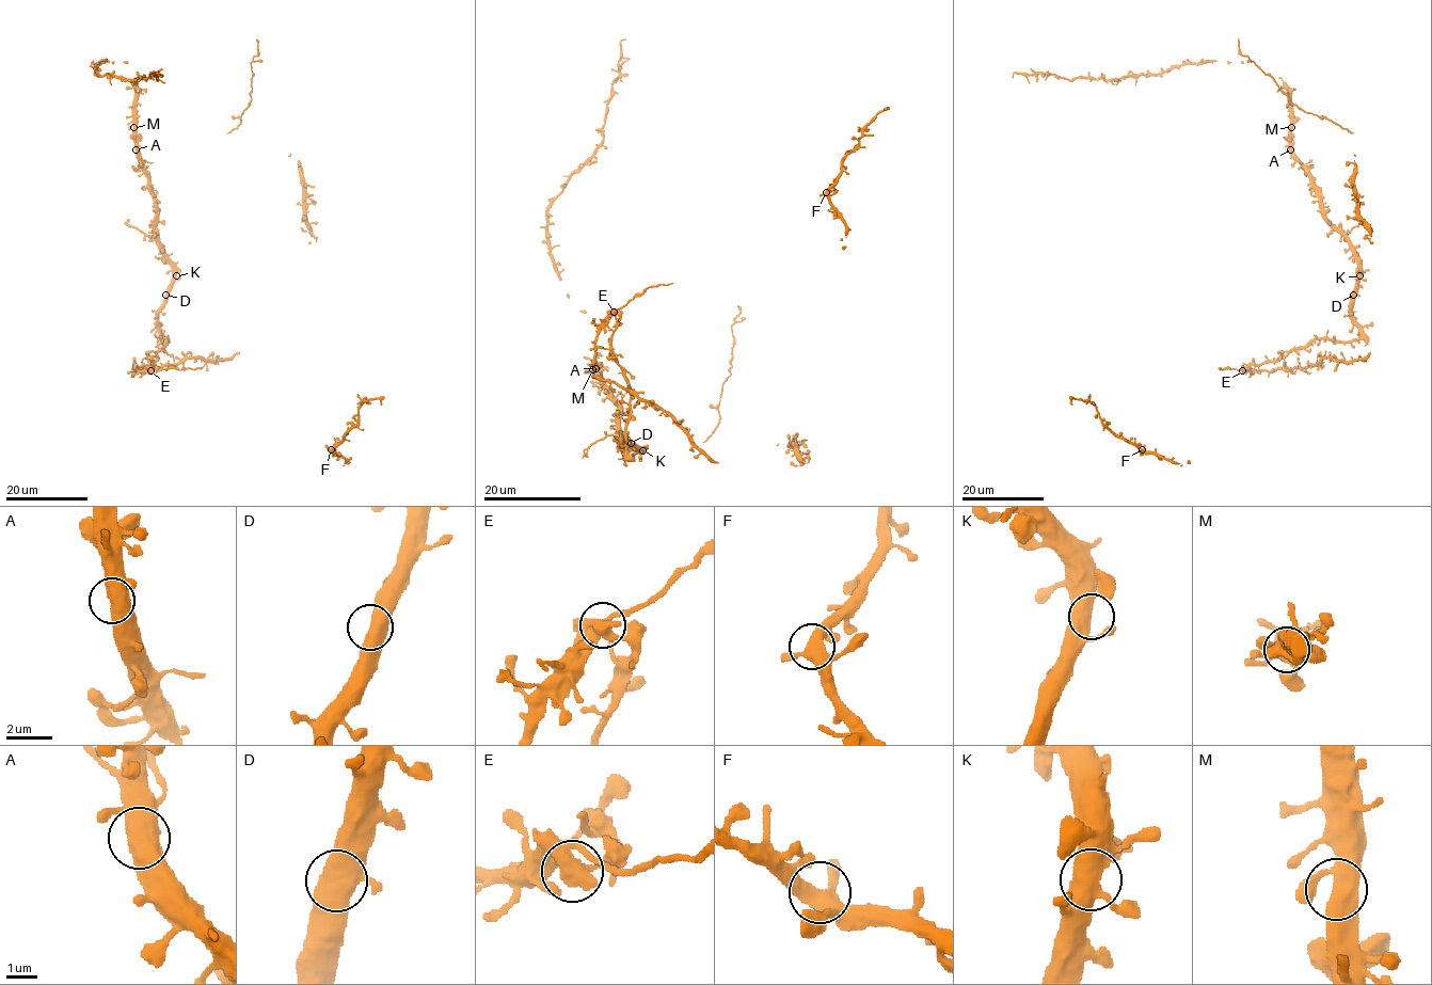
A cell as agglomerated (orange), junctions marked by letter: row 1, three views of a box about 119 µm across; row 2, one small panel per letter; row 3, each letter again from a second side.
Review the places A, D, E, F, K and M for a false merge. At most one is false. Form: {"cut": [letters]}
{"cut": ["E"]}

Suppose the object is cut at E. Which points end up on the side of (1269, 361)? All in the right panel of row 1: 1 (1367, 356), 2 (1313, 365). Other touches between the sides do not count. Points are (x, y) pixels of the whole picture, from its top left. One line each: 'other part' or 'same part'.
1: other part
2: other part

